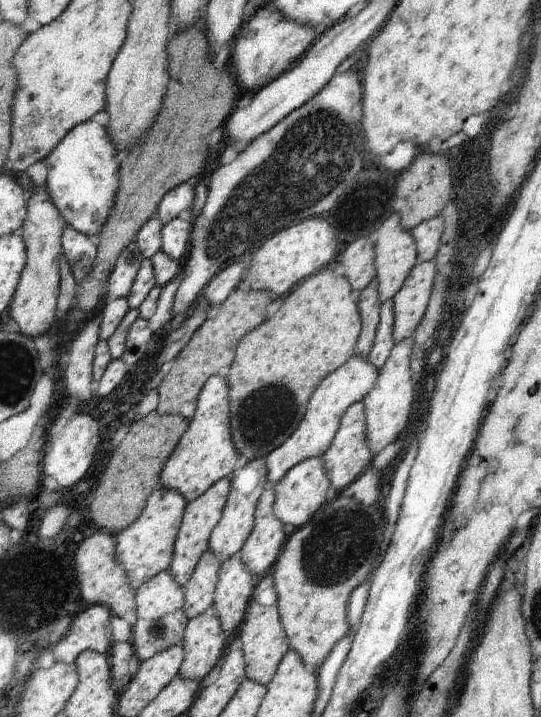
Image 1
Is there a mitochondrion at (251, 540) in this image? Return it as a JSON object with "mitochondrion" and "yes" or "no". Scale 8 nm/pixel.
{"mitochondrion":"no"}

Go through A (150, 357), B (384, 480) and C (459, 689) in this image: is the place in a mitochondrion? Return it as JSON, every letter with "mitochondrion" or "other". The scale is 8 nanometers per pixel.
{"A":"other","B":"other","C":"other"}

